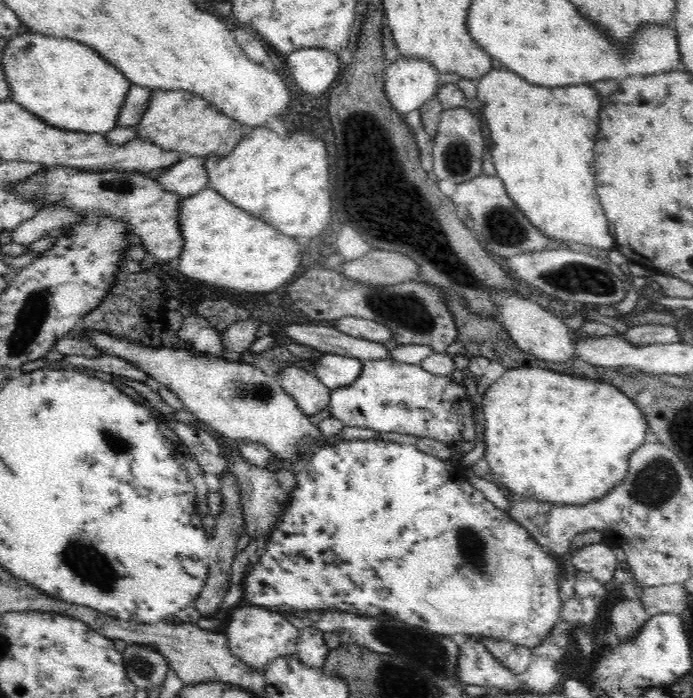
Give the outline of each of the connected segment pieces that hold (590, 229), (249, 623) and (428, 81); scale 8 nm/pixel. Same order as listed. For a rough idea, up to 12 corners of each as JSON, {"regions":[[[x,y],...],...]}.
{"regions":[[[476,82],[508,196],[564,246],[615,248],[594,184],[602,97]],[[240,602],[225,619],[230,651],[263,672],[296,652],[285,615]],[[400,57],[385,67],[385,92],[400,115],[437,95],[438,69]]]}

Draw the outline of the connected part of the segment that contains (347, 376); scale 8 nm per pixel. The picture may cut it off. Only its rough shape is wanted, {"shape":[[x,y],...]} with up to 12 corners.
{"shape":[[323,353],[308,365],[330,389],[348,386],[363,362]]}

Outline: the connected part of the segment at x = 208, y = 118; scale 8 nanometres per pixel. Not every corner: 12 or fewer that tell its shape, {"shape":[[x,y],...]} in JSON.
{"shape":[[185,91],[152,92],[137,138],[226,157],[248,132]]}

